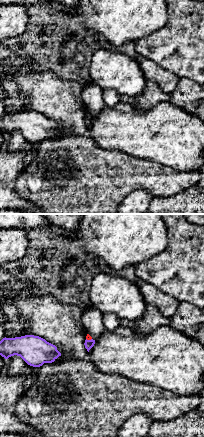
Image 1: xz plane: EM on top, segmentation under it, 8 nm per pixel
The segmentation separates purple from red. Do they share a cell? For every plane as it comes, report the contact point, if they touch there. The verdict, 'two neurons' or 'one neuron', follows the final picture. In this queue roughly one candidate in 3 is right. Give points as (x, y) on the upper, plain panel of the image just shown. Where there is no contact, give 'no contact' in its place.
meets purple at (89, 116)

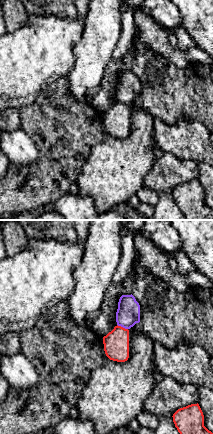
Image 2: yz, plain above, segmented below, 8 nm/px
meets purple at (122, 102)

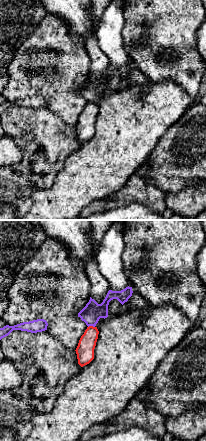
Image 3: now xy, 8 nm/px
meets purple at (91, 101)

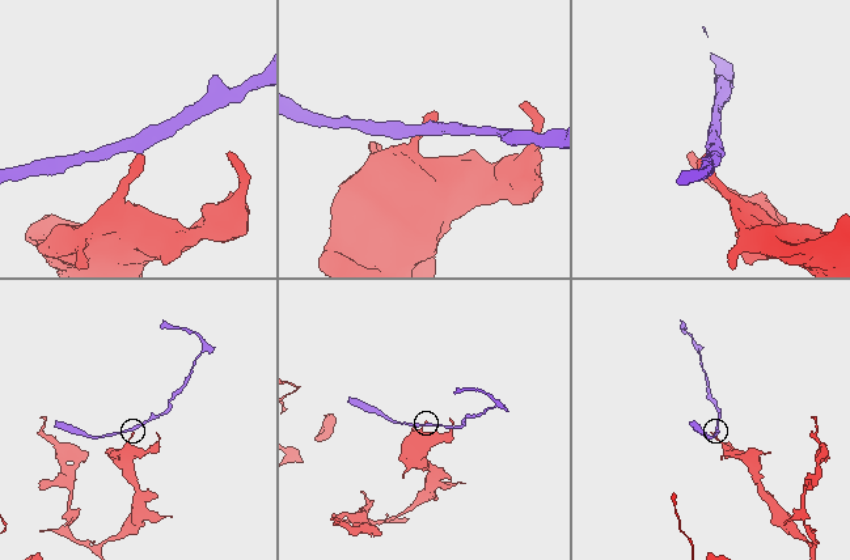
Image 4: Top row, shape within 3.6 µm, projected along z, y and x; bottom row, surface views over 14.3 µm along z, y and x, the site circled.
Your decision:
two neurons

